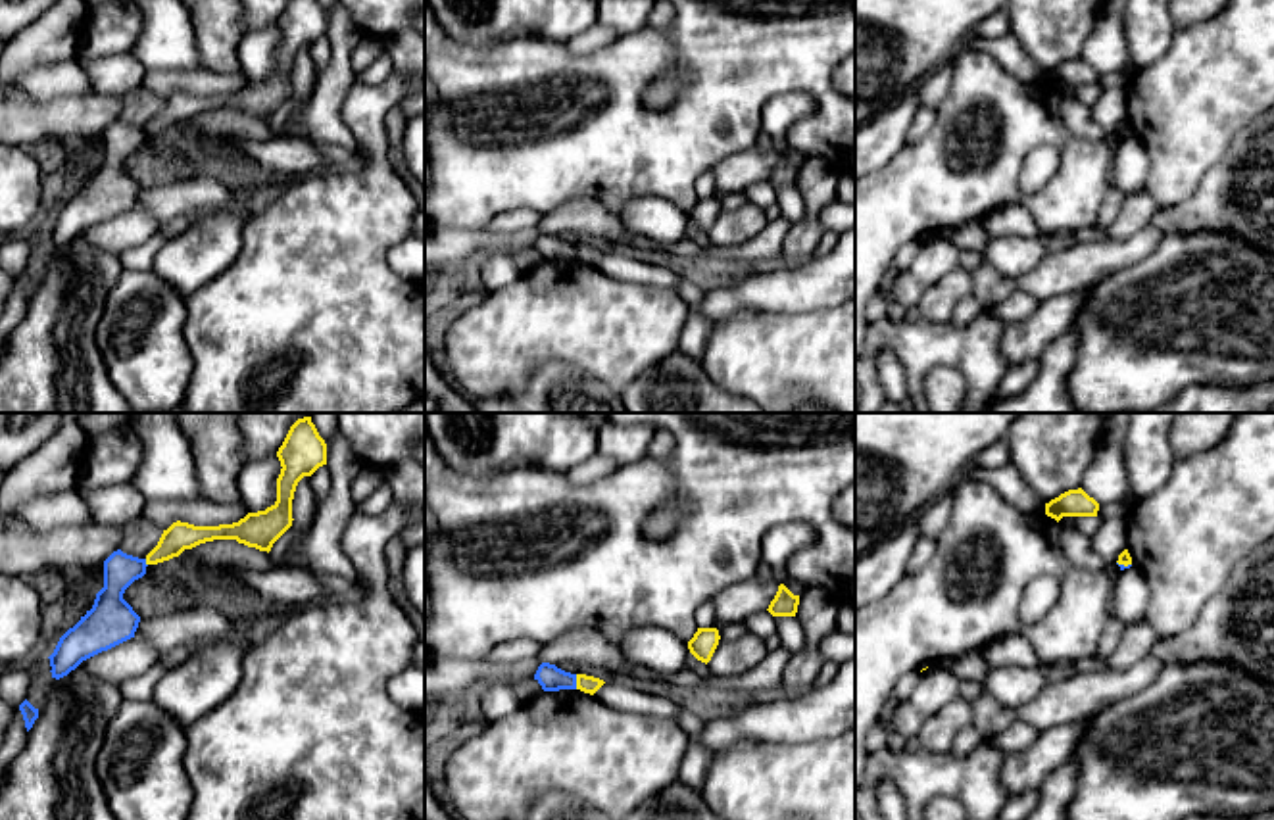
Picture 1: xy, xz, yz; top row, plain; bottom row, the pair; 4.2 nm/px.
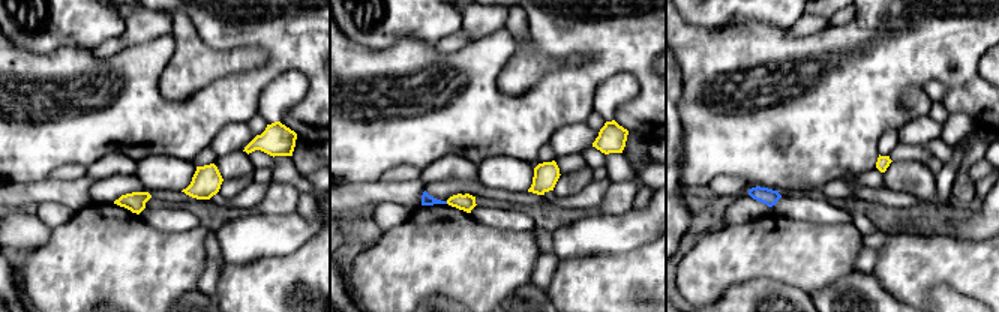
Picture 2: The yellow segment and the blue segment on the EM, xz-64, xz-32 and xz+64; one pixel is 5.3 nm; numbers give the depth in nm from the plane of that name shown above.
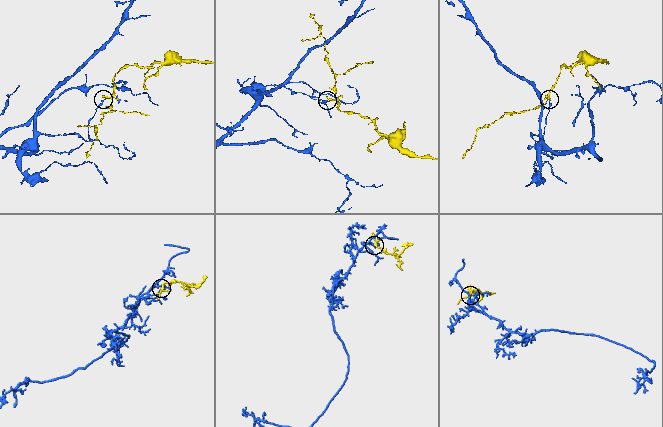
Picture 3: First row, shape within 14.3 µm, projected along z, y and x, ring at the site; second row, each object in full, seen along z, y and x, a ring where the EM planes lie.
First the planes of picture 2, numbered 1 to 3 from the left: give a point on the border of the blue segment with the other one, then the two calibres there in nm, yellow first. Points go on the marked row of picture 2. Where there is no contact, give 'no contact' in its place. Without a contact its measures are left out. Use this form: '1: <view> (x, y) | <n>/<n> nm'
1: no contact
2: no contact
3: no contact

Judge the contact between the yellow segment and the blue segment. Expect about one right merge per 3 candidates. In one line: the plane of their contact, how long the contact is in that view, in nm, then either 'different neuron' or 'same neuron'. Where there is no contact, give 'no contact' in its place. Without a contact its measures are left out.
xz | 60 nm | different neuron

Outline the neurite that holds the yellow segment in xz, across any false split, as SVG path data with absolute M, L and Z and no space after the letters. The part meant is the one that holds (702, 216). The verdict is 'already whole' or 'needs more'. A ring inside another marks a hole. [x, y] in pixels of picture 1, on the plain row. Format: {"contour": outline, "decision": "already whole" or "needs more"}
{"contour": "M698 198L694 207L688 211L688 219L698 230L707 234L719 215L719 209L721 205L717 198Z", "decision": "already whole"}

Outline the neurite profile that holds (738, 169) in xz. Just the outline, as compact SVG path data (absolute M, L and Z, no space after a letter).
M757 146L734 152L713 169L715 190L721 194L740 192L753 182L765 182L778 161L778 152L765 154Z

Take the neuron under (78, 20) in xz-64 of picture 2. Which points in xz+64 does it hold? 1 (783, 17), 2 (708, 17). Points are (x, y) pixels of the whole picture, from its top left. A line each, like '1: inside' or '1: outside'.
1: inside
2: inside

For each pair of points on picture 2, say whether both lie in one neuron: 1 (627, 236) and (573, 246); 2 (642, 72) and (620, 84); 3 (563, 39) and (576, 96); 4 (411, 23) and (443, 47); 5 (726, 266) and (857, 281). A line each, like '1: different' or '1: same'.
1: same
2: different
3: same
4: different
5: different

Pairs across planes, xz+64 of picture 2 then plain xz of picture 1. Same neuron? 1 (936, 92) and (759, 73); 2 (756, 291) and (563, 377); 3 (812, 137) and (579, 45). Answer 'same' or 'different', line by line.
1: different
2: same
3: different

